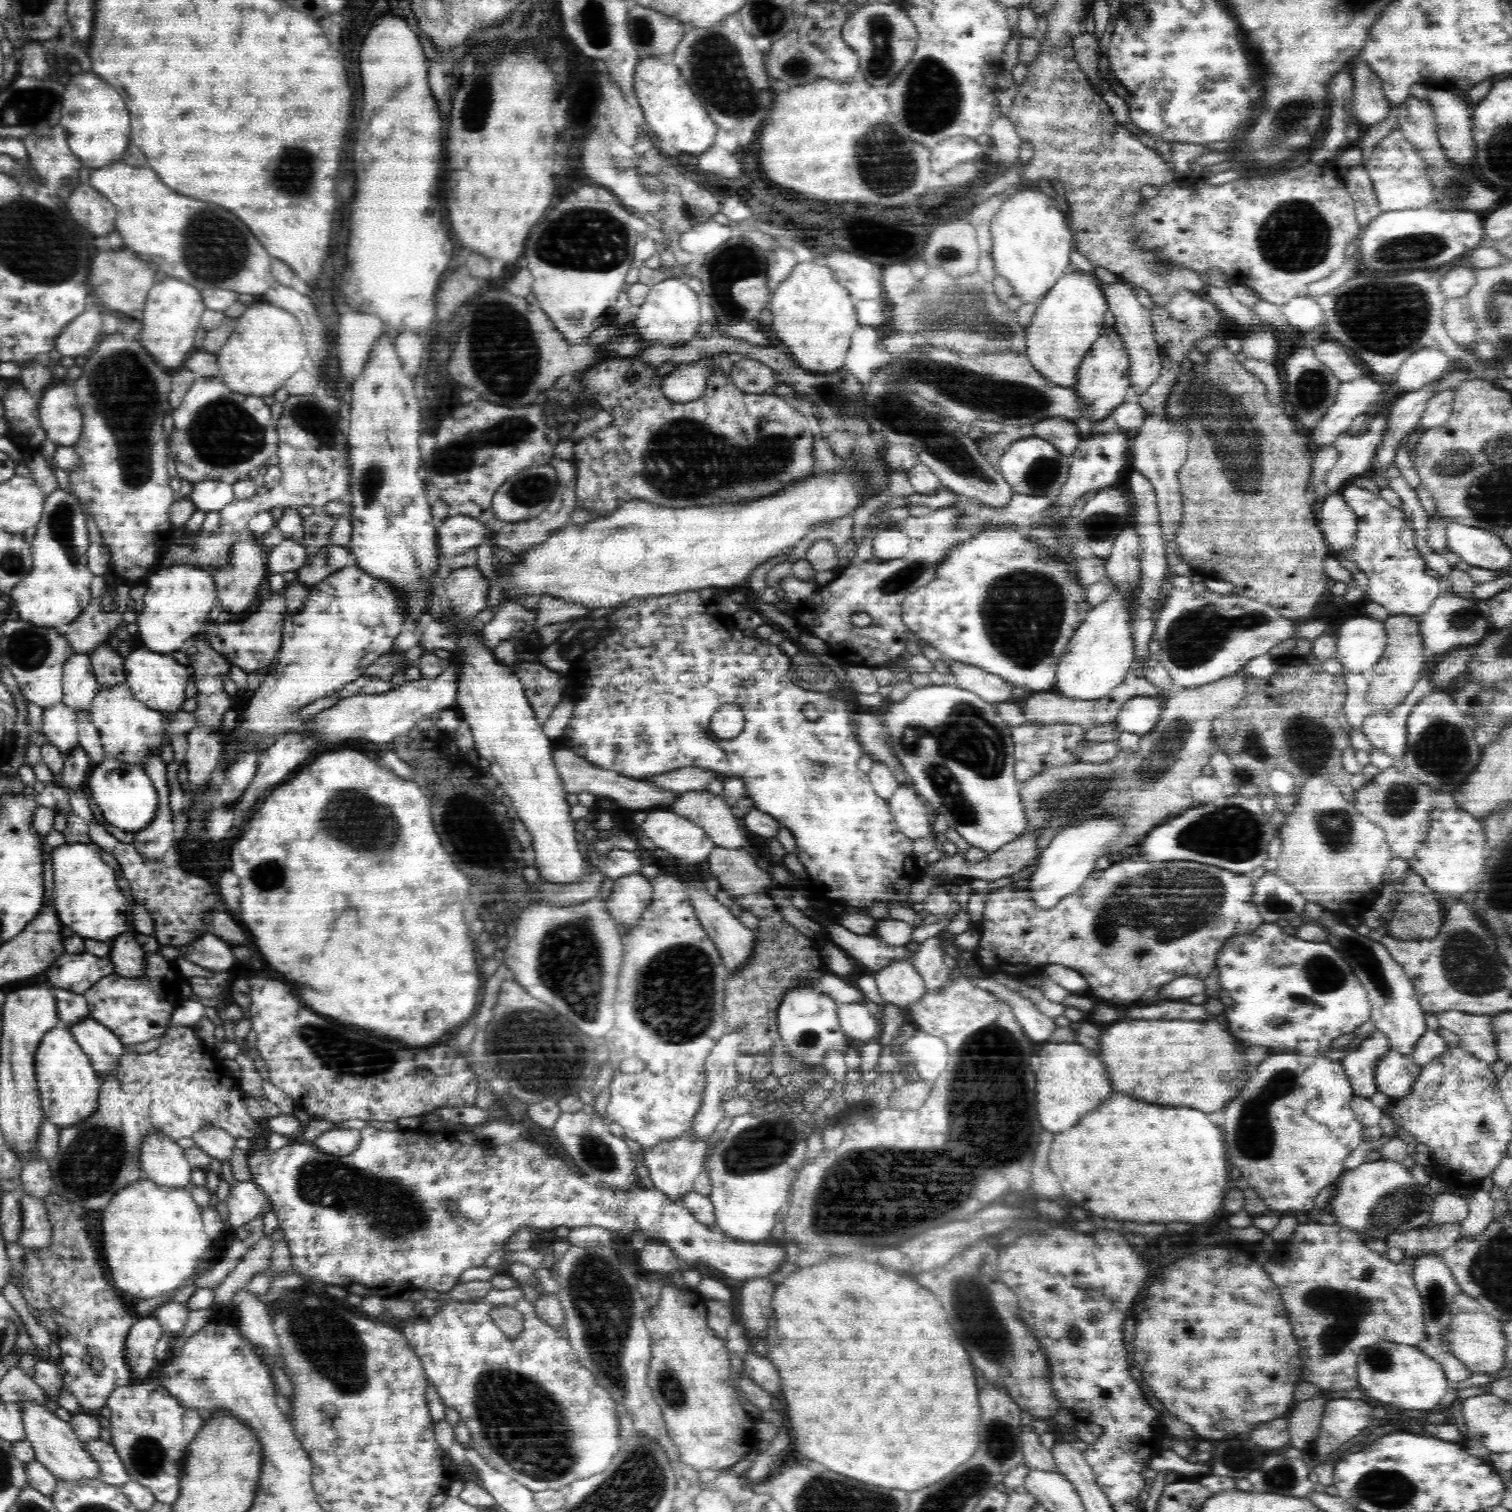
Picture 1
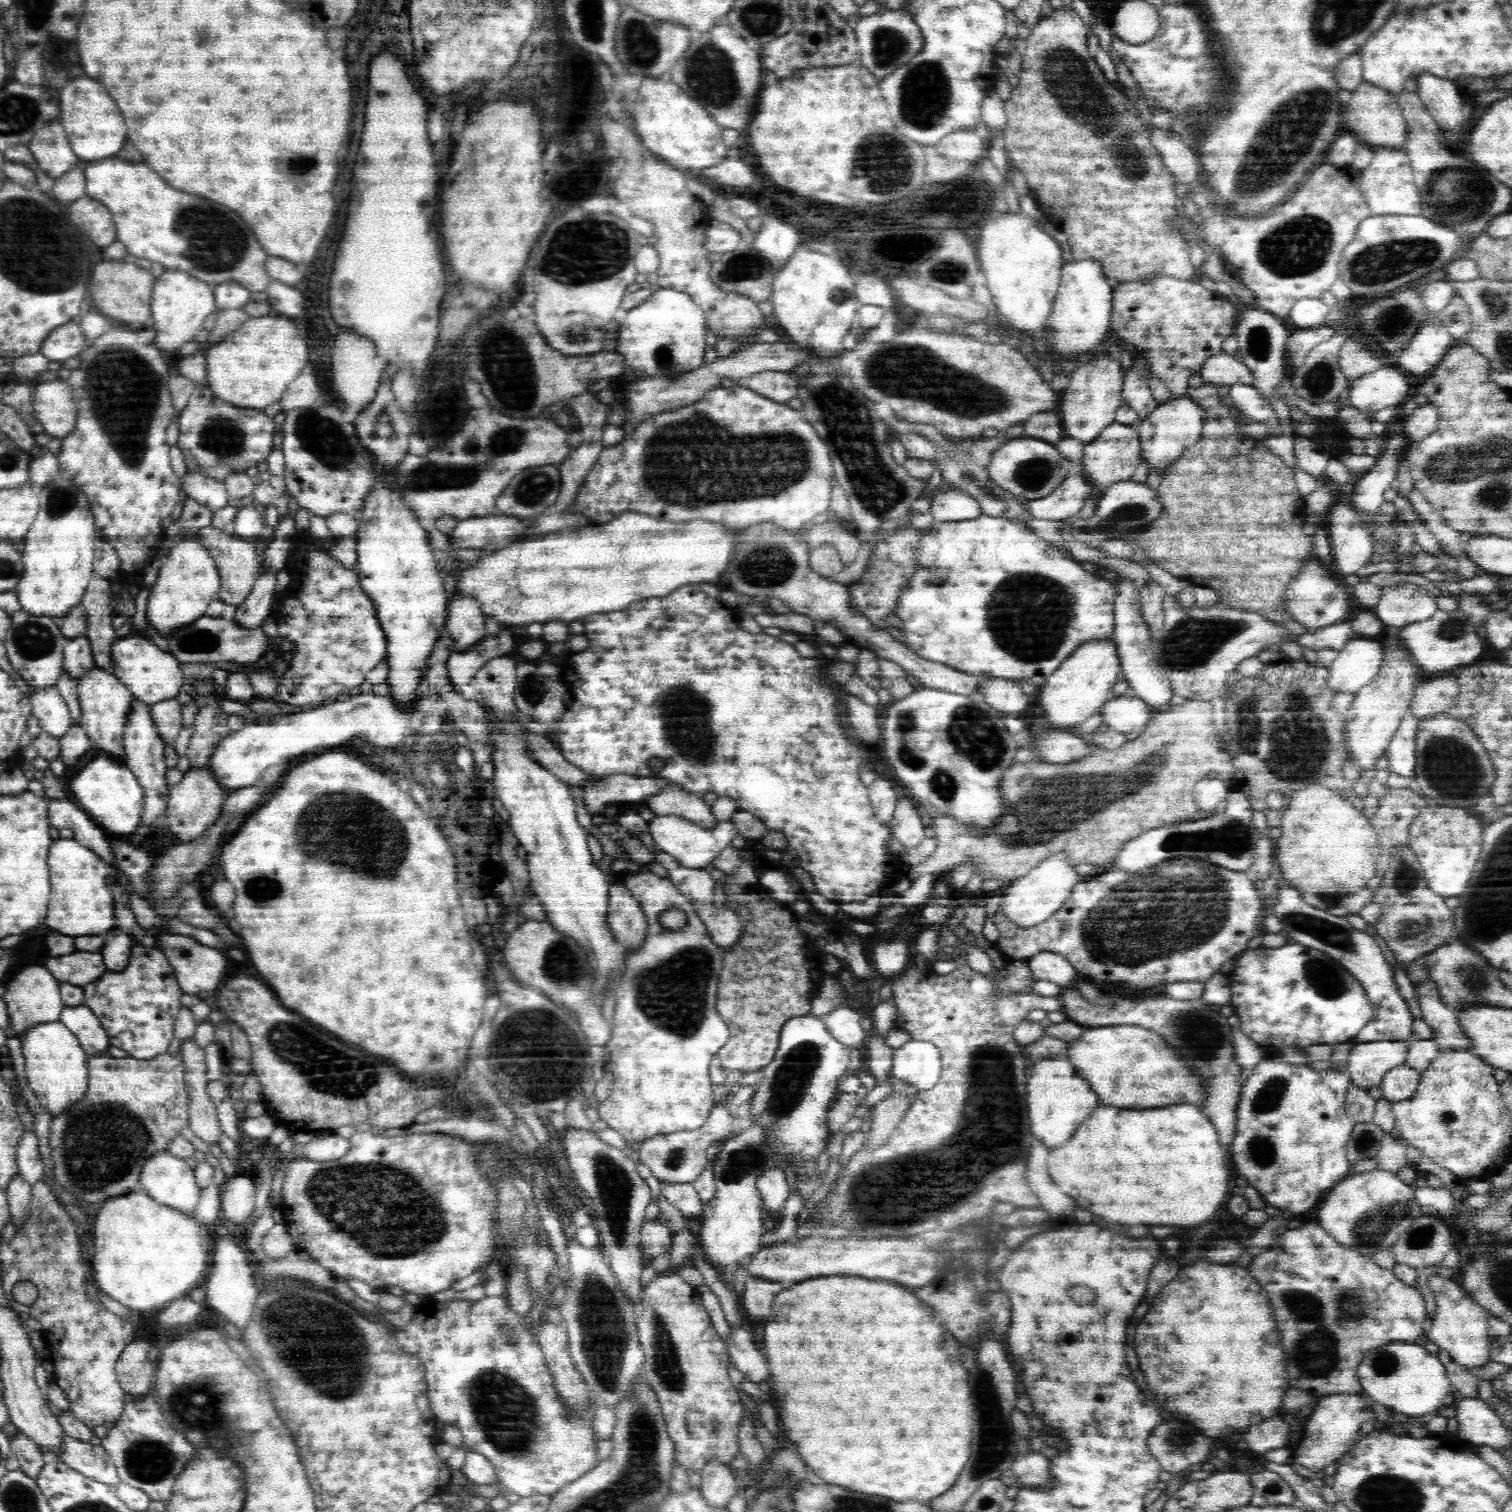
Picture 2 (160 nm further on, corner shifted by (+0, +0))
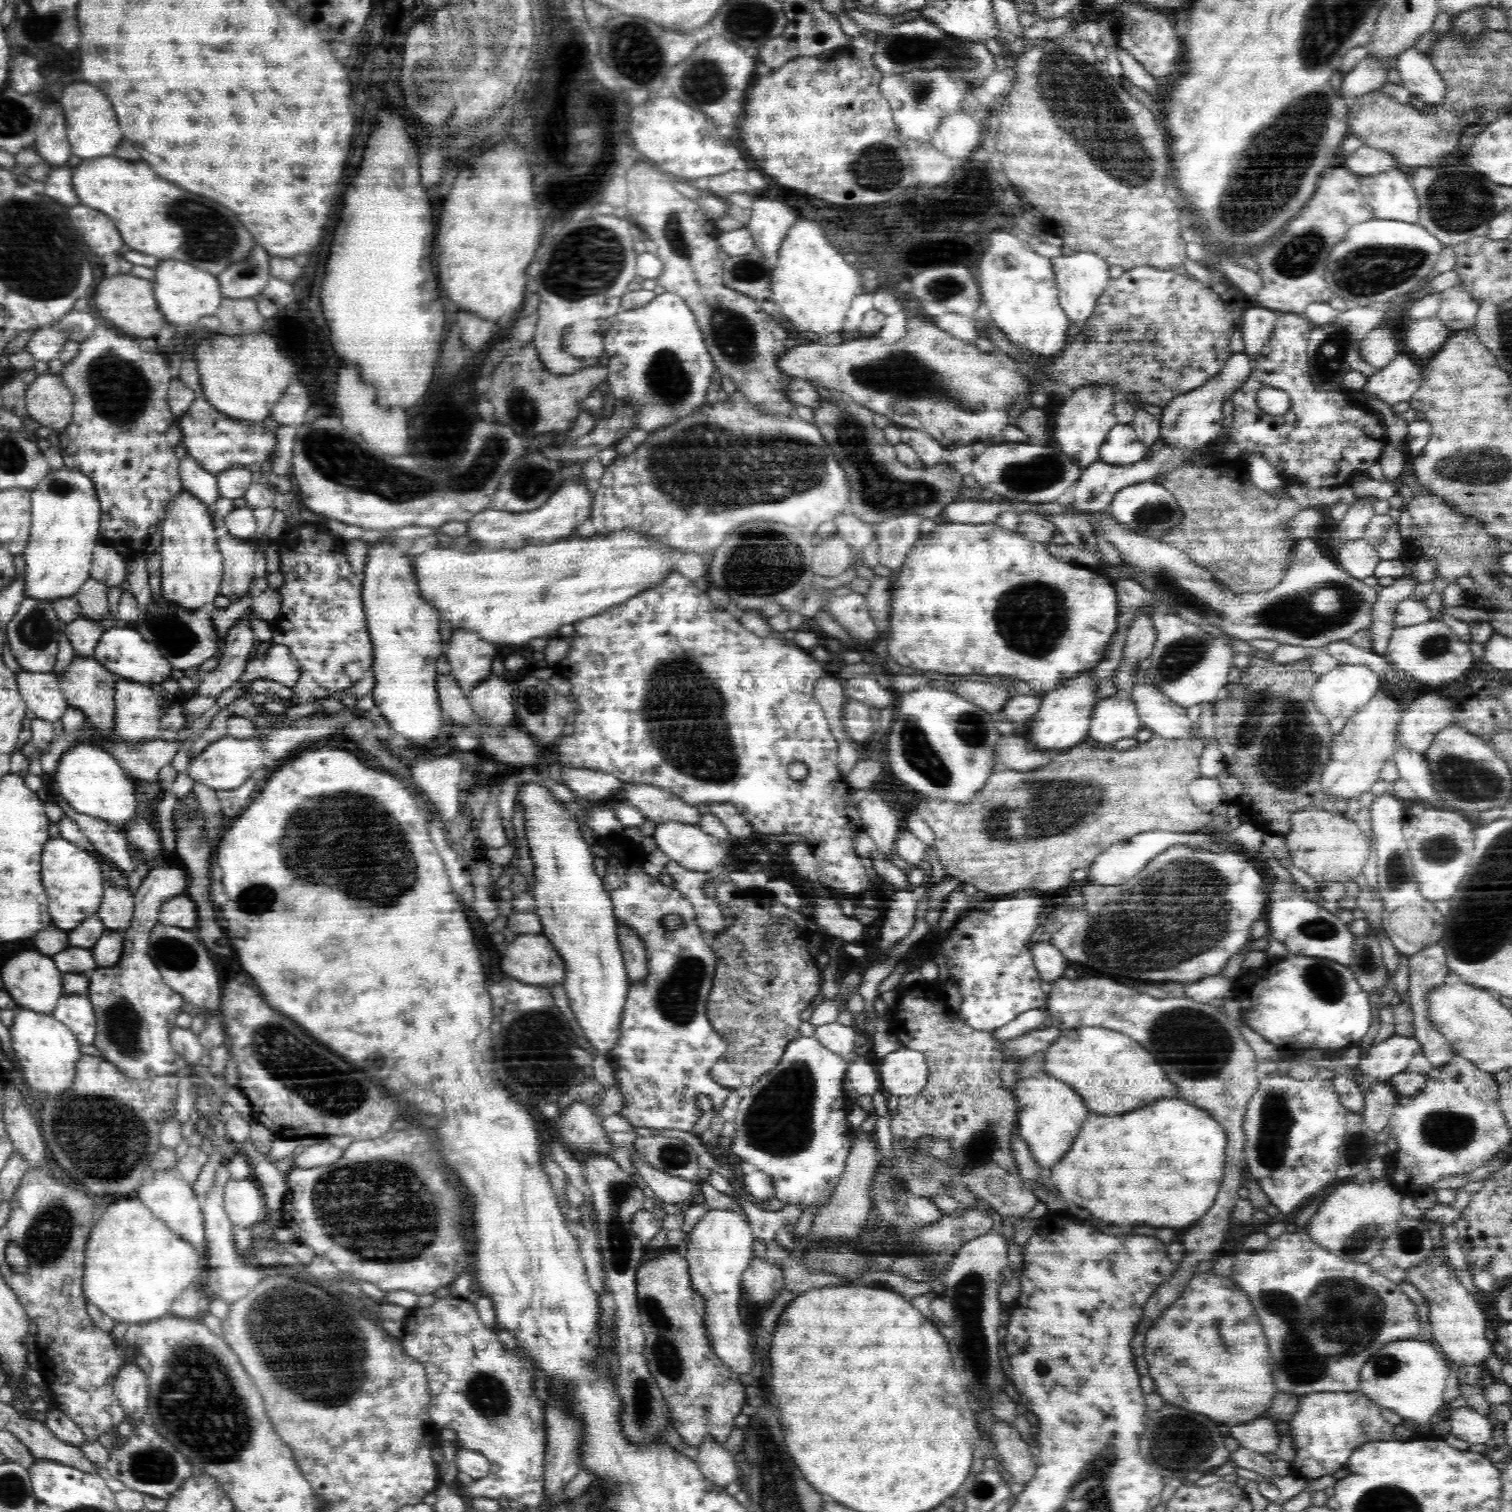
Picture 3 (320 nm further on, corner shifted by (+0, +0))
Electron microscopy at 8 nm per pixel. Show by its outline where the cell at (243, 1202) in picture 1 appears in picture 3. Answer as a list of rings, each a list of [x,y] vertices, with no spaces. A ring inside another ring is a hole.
[[[232,1177],[224,1186],[224,1210],[232,1224],[252,1227],[263,1221],[267,1206],[263,1202],[263,1192],[250,1178],[235,1180]]]

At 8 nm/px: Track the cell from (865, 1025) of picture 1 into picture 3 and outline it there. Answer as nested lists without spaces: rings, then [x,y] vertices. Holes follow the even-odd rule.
[[[838,1022],[818,1026],[815,1031],[814,1036],[822,1046],[844,1058],[849,1057],[855,1047],[854,1042],[860,1039],[860,1032],[856,1028]]]

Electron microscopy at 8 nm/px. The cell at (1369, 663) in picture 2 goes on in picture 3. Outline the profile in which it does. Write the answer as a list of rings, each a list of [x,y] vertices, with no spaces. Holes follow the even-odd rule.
[[[1339,665],[1320,675],[1313,684],[1311,695],[1315,709],[1328,719],[1342,716],[1344,720],[1352,718],[1356,712],[1360,712],[1360,708],[1366,705],[1366,702],[1376,694],[1376,690],[1380,688],[1381,682],[1377,674],[1368,667],[1360,665]]]

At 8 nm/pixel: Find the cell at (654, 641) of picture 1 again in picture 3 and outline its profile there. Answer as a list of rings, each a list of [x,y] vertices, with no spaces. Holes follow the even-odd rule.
[[[672,571],[669,575],[664,582],[640,592],[638,596],[632,596],[618,606],[610,607],[607,611],[590,616],[586,620],[578,620],[574,624],[574,636],[572,636],[568,654],[551,667],[558,676],[566,678],[572,684],[572,692],[576,696],[575,702],[578,702],[580,706],[578,706],[577,714],[571,717],[571,721],[575,725],[573,734],[562,736],[555,743],[552,753],[554,763],[561,767],[613,774],[618,780],[624,780],[627,784],[647,784],[665,788],[679,796],[684,802],[696,806],[702,802],[731,803],[759,833],[804,836],[807,840],[805,843],[809,850],[812,850],[812,854],[818,862],[820,882],[824,886],[828,886],[830,890],[834,890],[838,896],[844,896],[844,894],[856,896],[856,894],[868,890],[870,880],[868,880],[866,868],[860,864],[860,858],[854,852],[854,838],[856,838],[856,834],[860,834],[864,830],[862,822],[858,818],[860,812],[850,800],[852,790],[846,786],[847,780],[842,778],[840,770],[836,768],[838,766],[838,744],[836,744],[834,736],[830,734],[830,725],[826,722],[822,708],[818,706],[818,702],[812,696],[816,681],[822,676],[826,676],[824,668],[809,653],[806,654],[800,648],[784,644],[776,632],[772,632],[772,636],[764,636],[764,638],[748,632],[726,610],[718,610],[710,603],[710,598],[705,594],[705,587],[700,586],[702,583],[688,580],[676,571]],[[586,650],[596,652],[596,654],[588,652],[588,656],[604,660],[602,668],[598,664],[592,664],[592,658],[586,658]],[[792,762],[804,762],[808,766],[810,774],[808,774],[806,782],[798,784],[788,778],[786,766]]]

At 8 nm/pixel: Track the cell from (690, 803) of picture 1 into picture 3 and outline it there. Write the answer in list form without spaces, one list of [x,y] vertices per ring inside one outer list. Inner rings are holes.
[[[629,783],[624,785],[622,798],[624,802],[637,808],[656,825],[668,820],[697,824],[702,816],[698,806],[684,802],[670,790],[647,784]]]

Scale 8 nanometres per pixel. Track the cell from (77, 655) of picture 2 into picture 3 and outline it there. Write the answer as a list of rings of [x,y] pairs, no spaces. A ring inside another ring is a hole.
[[[110,612],[106,613],[99,621],[92,621],[84,615],[80,615],[72,622],[63,624],[63,632],[70,639],[75,655],[94,658],[95,646],[102,634],[114,626],[115,618],[116,616],[112,617]]]

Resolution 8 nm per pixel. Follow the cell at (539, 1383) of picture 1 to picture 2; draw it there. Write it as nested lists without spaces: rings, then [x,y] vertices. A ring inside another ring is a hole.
[[[485,1296],[482,1300],[477,1300],[476,1302],[468,1300],[443,1300],[442,1302],[436,1302],[427,1298],[424,1302],[416,1306],[415,1315],[412,1317],[412,1320],[404,1328],[399,1330],[400,1332],[394,1332],[394,1340],[406,1352],[419,1356],[426,1368],[427,1395],[431,1404],[432,1416],[436,1416],[445,1425],[451,1424],[452,1426],[457,1426],[463,1436],[463,1448],[483,1454],[496,1467],[496,1471],[498,1472],[498,1481],[500,1481],[498,1486],[468,1484],[463,1486],[463,1488],[459,1488],[459,1486],[454,1486],[451,1483],[448,1486],[448,1490],[444,1491],[446,1494],[459,1496],[460,1492],[464,1491],[473,1496],[479,1496],[483,1500],[498,1498],[498,1496],[503,1496],[506,1493],[514,1493],[514,1495],[518,1495],[521,1498],[533,1495],[552,1496],[564,1486],[590,1472],[598,1464],[596,1457],[598,1450],[596,1449],[596,1441],[594,1440],[592,1430],[593,1415],[598,1404],[593,1399],[588,1402],[588,1406],[584,1410],[576,1410],[572,1414],[566,1412],[565,1406],[561,1404],[559,1394],[556,1394],[556,1389],[553,1385],[553,1376],[550,1378],[551,1374],[548,1372],[548,1365],[546,1364],[546,1360],[544,1360],[545,1354],[538,1344],[536,1334],[534,1334],[530,1325],[523,1322],[522,1316],[518,1316],[510,1310],[506,1296]],[[502,1326],[506,1326],[506,1328],[512,1330],[511,1340],[508,1340],[508,1337],[504,1337]]]

